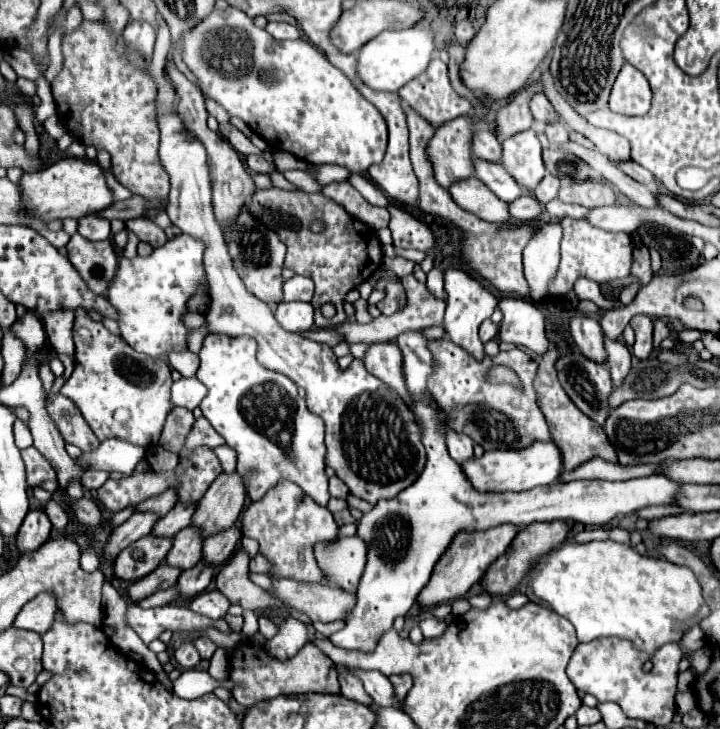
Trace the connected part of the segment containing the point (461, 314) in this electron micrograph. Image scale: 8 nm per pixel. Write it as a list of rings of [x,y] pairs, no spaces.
[[[448,269],[444,273],[444,289],[446,289],[446,315],[444,315],[442,327],[448,339],[460,345],[464,351],[468,351],[478,361],[482,361],[486,353],[484,353],[484,343],[478,337],[478,327],[484,319],[488,319],[494,313],[498,299],[494,297],[494,293],[484,289],[476,279],[472,279],[468,271],[464,269]]]

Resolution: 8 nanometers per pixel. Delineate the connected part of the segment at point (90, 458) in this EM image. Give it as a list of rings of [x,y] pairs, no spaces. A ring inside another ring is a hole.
[[[122,439],[104,441],[94,453],[82,455],[82,459],[90,465],[90,469],[102,471],[118,471],[122,475],[132,475],[136,465],[146,457],[146,449],[132,445]]]

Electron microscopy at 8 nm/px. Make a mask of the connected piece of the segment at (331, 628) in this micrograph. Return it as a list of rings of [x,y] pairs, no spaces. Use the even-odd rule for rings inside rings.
[[[334,621],[334,623],[316,623],[316,625],[314,625],[314,629],[316,629],[318,633],[322,633],[324,637],[330,637],[332,633],[340,631],[342,627],[344,627],[344,621]]]

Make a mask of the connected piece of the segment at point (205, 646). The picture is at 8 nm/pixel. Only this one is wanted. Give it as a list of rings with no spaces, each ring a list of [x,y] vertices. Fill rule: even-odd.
[[[198,639],[198,641],[194,641],[194,643],[196,643],[202,659],[210,659],[210,657],[214,655],[214,651],[216,651],[216,643],[212,643],[210,639]]]

